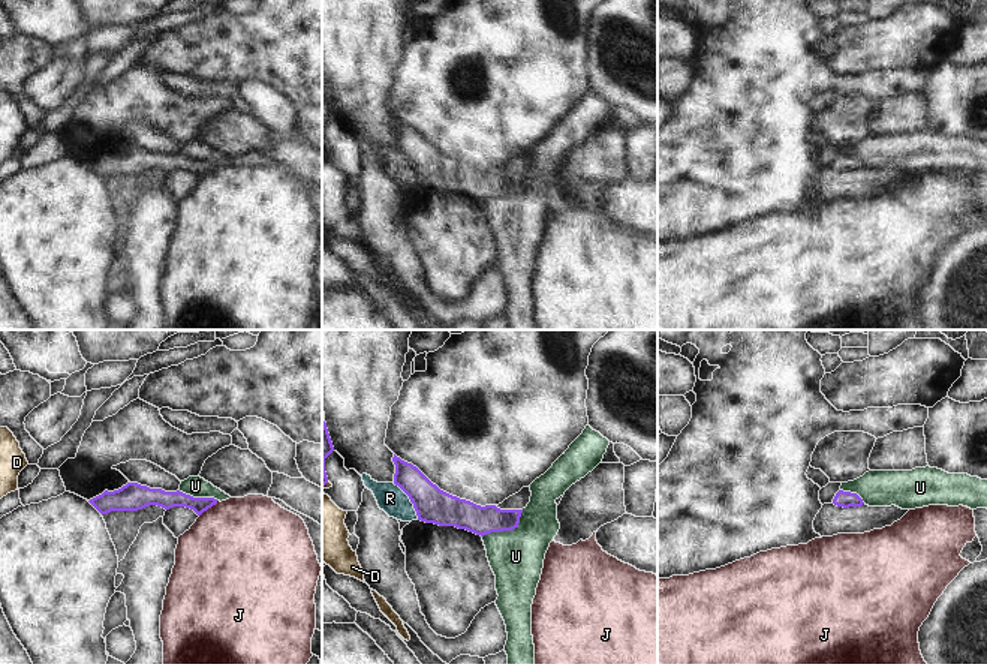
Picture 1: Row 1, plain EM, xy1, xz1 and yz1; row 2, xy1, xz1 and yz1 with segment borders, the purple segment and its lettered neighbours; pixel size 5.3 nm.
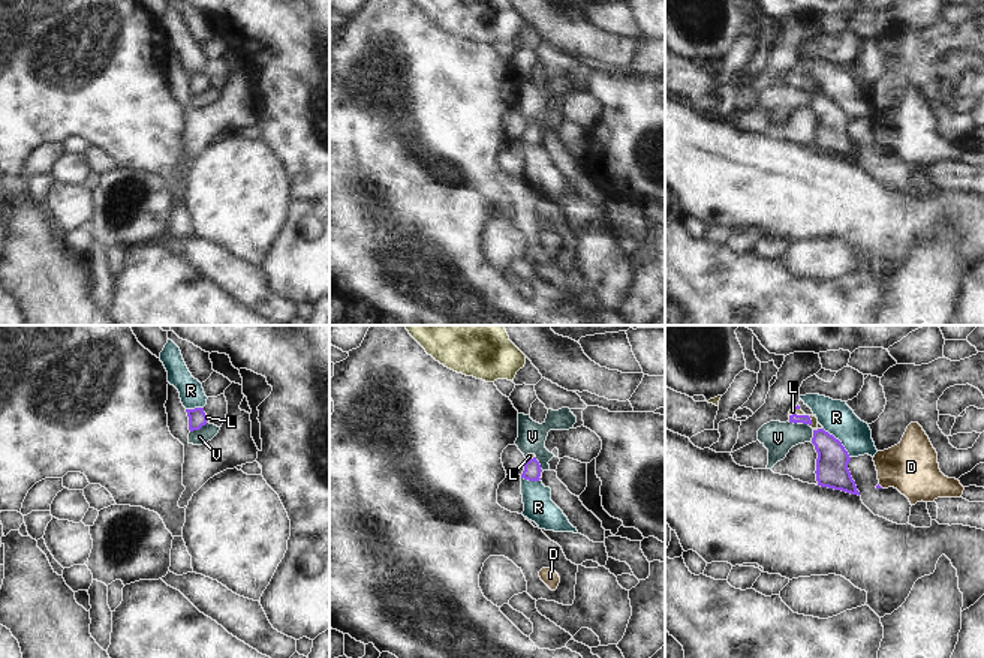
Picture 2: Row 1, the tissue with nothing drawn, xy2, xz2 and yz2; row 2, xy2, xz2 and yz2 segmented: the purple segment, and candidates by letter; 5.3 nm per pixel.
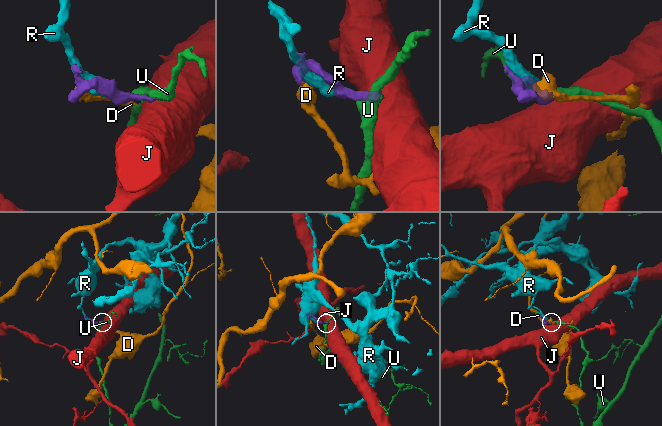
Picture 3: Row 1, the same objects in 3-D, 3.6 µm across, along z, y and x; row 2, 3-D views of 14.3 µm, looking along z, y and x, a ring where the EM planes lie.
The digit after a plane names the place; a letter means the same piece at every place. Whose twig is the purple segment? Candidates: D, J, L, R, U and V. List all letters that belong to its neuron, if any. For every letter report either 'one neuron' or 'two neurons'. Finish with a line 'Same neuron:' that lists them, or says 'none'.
D: two neurons
J: two neurons
L: one neuron
R: two neurons
U: two neurons
V: two neurons
Same neuron: L

